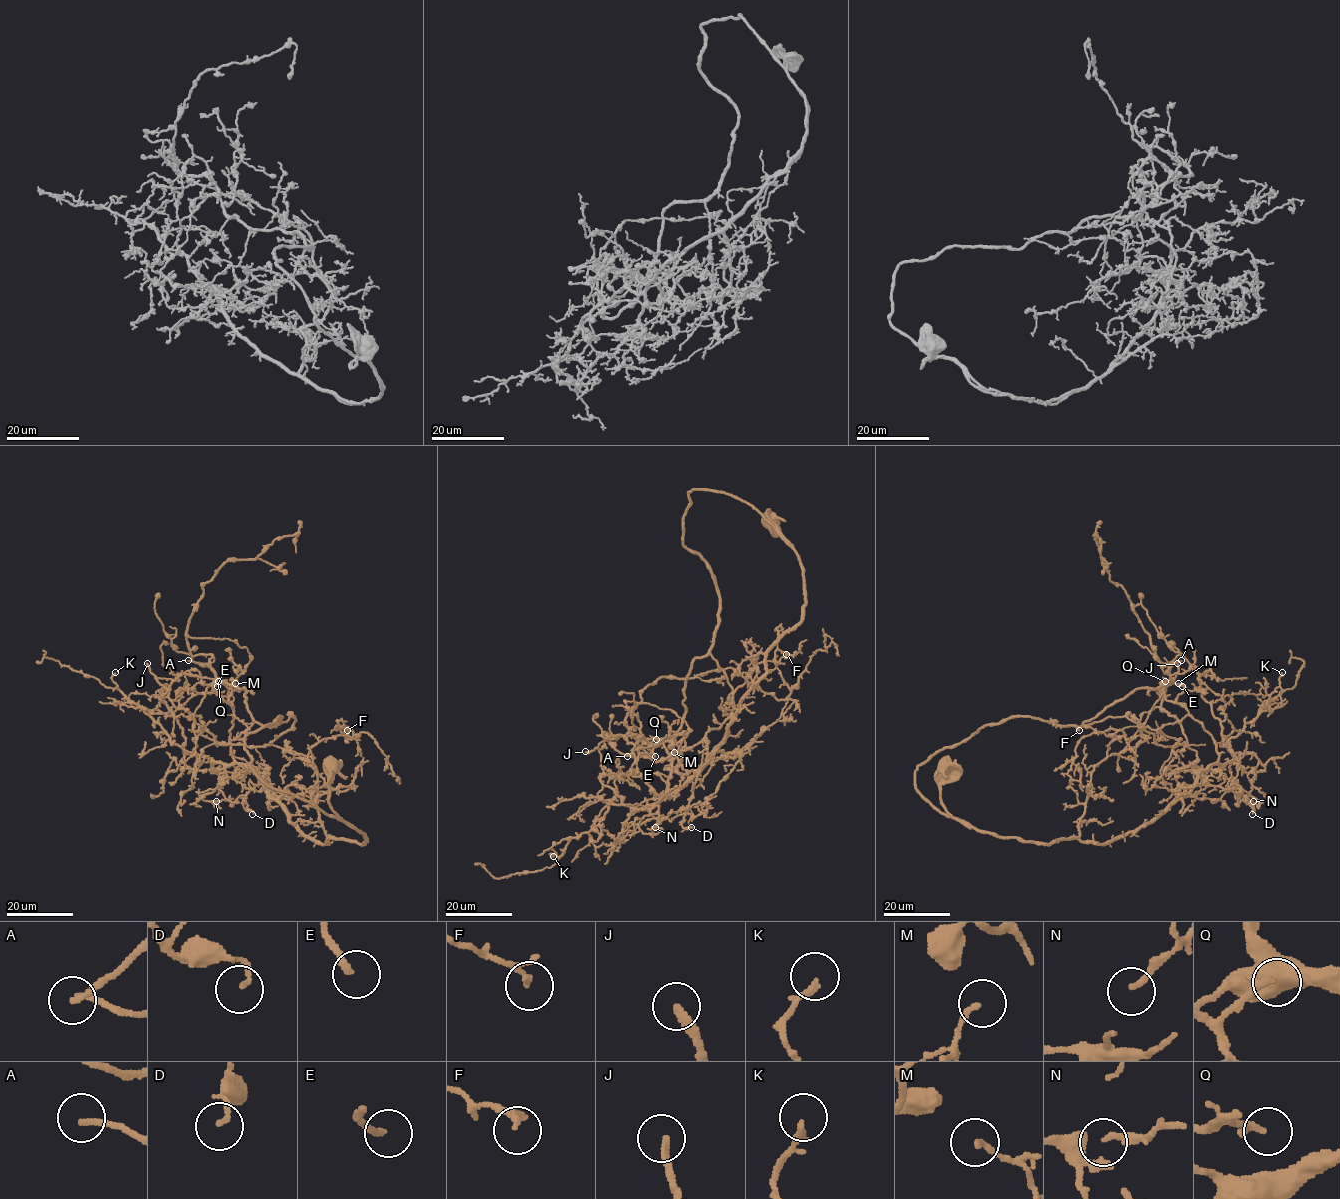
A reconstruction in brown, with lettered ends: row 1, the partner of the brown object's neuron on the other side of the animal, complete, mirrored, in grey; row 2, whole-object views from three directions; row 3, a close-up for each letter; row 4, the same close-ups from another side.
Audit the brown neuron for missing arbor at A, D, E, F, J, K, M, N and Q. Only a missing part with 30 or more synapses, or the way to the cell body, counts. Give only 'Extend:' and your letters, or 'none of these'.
Extend: A, E, J

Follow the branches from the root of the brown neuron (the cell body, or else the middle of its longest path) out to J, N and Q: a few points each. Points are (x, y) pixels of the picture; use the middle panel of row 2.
J: (769, 522), (727, 494), (689, 493), (683, 543), (719, 617), (684, 722), (658, 743), (623, 735), (585, 751)
N: (769, 522), (767, 515), (801, 565), (803, 618), (768, 651), (765, 675), (698, 773), (688, 808), (655, 827)
Q: (769, 522), (727, 494), (689, 493), (683, 543), (715, 582), (718, 624), (685, 681), (682, 725), (656, 739)

